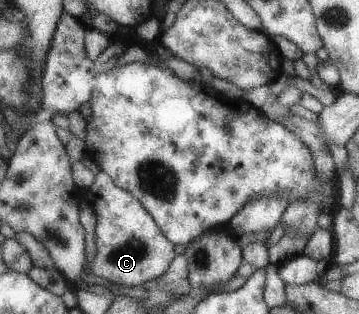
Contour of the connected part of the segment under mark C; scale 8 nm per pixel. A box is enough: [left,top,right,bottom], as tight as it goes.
[89,172,174,287]

